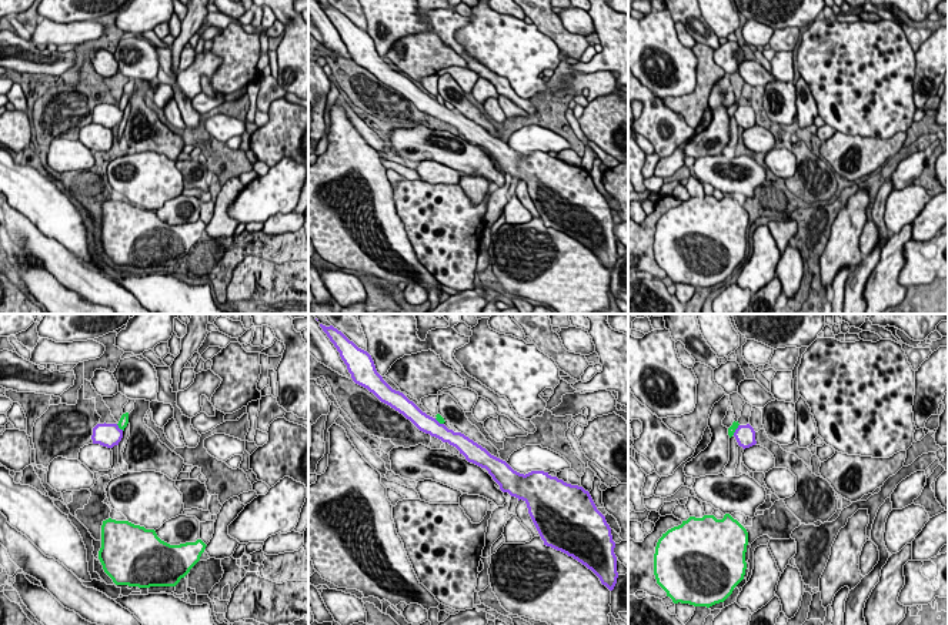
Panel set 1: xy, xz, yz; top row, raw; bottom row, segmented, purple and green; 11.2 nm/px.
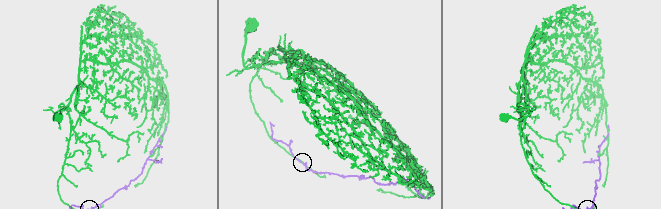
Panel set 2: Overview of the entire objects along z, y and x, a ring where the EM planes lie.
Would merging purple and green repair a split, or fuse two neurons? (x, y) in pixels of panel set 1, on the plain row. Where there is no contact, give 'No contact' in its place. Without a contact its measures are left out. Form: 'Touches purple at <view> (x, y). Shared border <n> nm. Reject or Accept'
Touches purple at xy (119, 109). Shared border 120 nm. Accept

